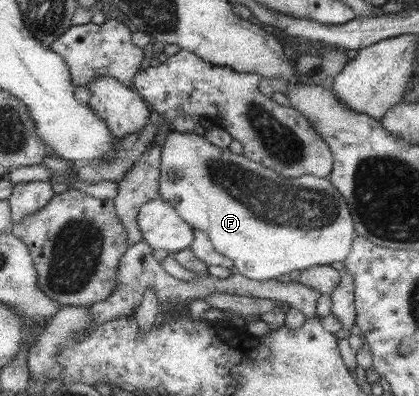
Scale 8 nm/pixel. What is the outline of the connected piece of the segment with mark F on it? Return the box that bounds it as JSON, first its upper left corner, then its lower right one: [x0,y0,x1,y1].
[158,130,355,281]

